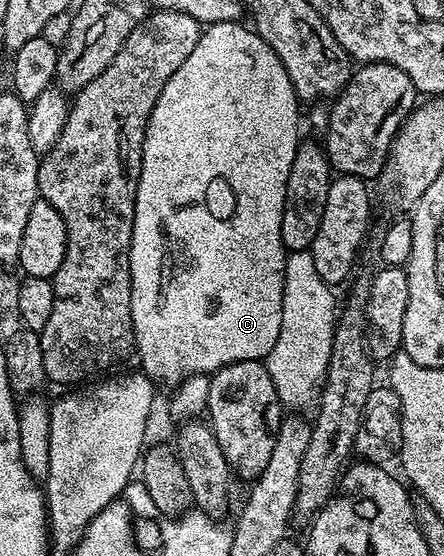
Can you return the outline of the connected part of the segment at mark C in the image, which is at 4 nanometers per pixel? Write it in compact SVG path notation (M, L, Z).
M222 22L221 24L207 25L201 31L198 38L198 46L194 46L194 51L190 53L190 58L186 58L186 62L182 62L182 66L178 66L178 70L174 70L170 82L166 82L166 86L150 114L148 125L146 126L146 134L144 135L142 166L140 167L136 205L134 206L134 230L132 231L132 245L130 246L130 314L134 322L134 334L136 335L135 351L138 356L140 352L141 365L139 364L139 367L144 375L152 381L153 385L160 386L160 384L165 384L165 389L168 390L182 383L187 376L211 374L222 366L233 364L234 362L263 361L267 357L268 351L274 346L274 342L278 342L278 330L282 326L282 290L284 289L284 261L286 259L286 249L282 242L282 210L284 209L284 199L286 198L286 182L290 178L290 165L294 162L296 147L302 142L302 136L300 136L300 107L302 107L302 104L296 95L290 78L286 74L286 70L282 66L282 62L278 58L278 54L274 54L274 50L270 50L270 46L266 46L264 39L255 30L248 26L243 28L242 25L243 23L240 22L235 24Z

